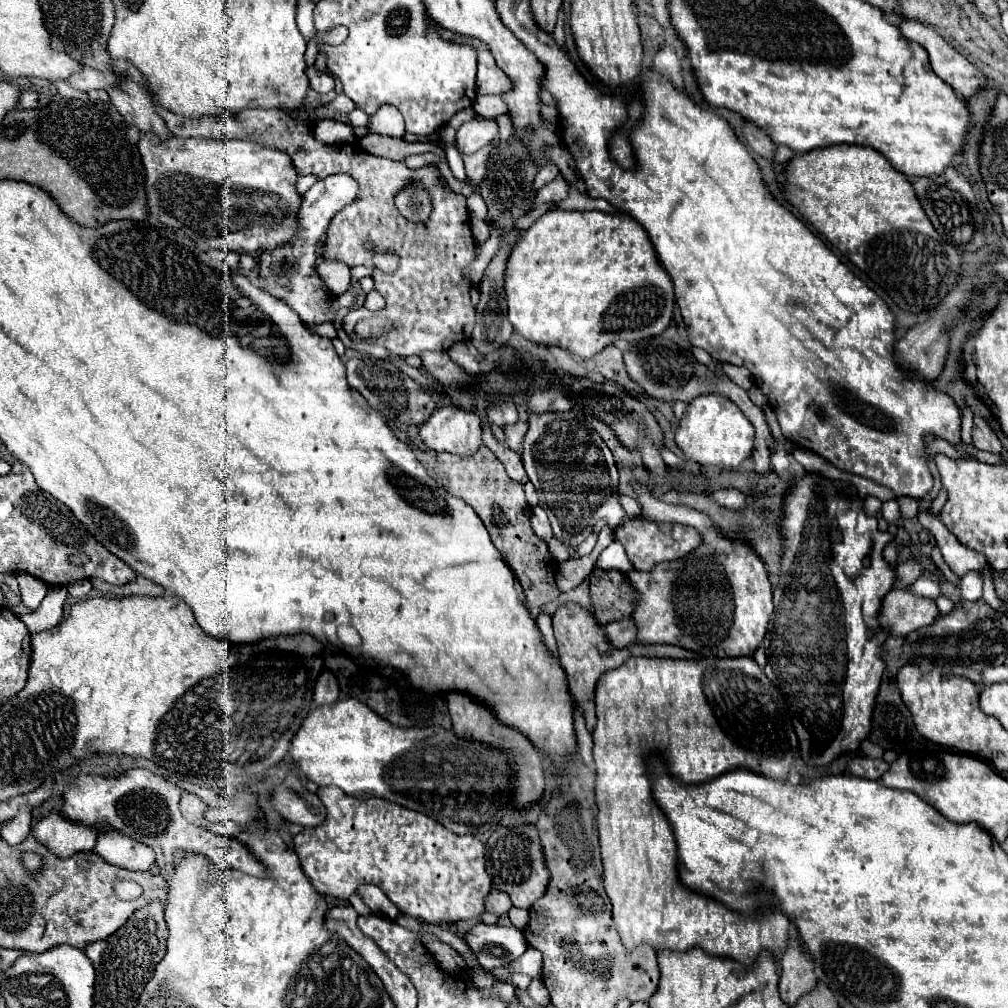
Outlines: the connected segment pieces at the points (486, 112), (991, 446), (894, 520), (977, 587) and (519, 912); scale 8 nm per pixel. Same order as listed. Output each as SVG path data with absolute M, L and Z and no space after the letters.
M483 95L479 96L476 102L474 102L474 110L476 110L478 116L492 116L494 118L494 116L506 114L508 106L502 100L502 96Z
M974 416L974 446L978 450L986 450L986 452L992 452L992 454L1000 454L1002 446L1000 446L1000 440L996 436L996 432L988 426L988 422L982 418L982 416Z
M895 500L883 503L882 516L889 522L889 524L902 526L901 513Z
M984 570L984 572L968 572L962 582L960 582L960 590L962 590L962 598L964 600L980 600L982 598L982 580L984 576L992 578L992 570Z
M512 907L508 912L509 919L513 926L517 928L525 928L529 921L529 911Z

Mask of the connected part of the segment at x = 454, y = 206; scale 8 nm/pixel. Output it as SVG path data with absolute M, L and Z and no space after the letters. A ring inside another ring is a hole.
M154 100L154 106L176 136L202 136L216 140L224 136L280 148L282 152L290 154L298 174L302 176L316 174L316 178L326 178L336 172L348 172L360 186L358 198L340 214L336 214L332 224L328 226L328 244L324 256L342 260L350 266L358 262L370 264L372 256L384 250L392 250L400 256L400 268L394 274L376 270L372 276L376 282L376 290L386 298L386 306L384 310L380 310L380 316L392 322L390 330L374 336L372 342L386 346L394 354L414 356L426 350L448 350L456 342L470 338L476 314L470 302L470 282L464 278L462 270L474 262L476 240L470 232L466 196L450 190L436 166L410 170L402 162L368 154L358 144L318 142L312 134L310 124L294 122L286 116L280 116L278 110L246 110L240 112L240 118L236 122L232 122L222 116L200 116L198 120L186 120L186 116L174 116L174 112L166 112L166 108L158 104L158 100ZM410 182L420 182L432 196L434 210L426 224L404 220L394 206L394 194L406 188ZM364 238L370 238L376 244L372 252L362 248Z

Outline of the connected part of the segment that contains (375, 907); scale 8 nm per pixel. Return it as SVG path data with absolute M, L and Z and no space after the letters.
M362 886L358 888L358 894L364 898L364 902L368 904L368 908L374 912L374 914L380 914L380 916L388 916L388 918L398 918L398 908L396 904L376 886Z

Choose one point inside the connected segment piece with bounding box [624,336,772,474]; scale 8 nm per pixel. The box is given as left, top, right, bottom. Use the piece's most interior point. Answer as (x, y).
(667, 371)

